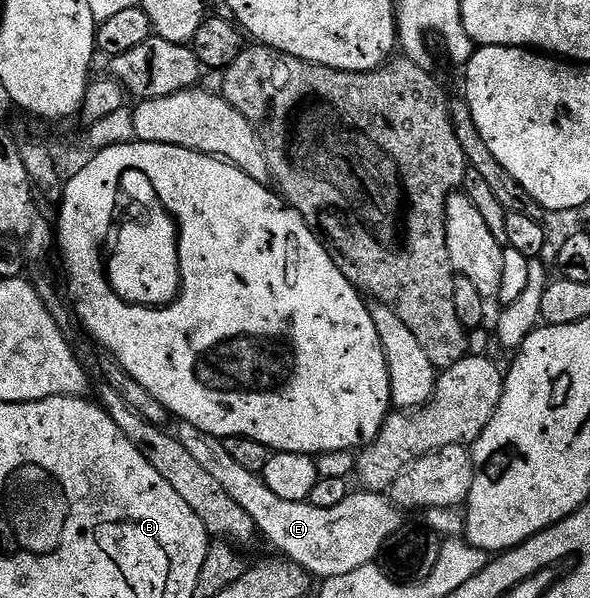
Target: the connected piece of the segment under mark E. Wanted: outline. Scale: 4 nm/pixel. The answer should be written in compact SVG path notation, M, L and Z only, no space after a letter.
M181 424L179 428L180 430L175 430L174 436L180 440L182 447L186 447L186 451L190 451L190 455L194 455L195 461L217 483L222 483L226 495L230 495L230 499L234 499L234 503L238 503L238 507L242 507L242 511L246 511L246 515L250 515L250 519L254 519L257 532L262 537L264 535L282 552L279 554L282 554L287 560L298 563L313 578L325 581L338 575L350 574L352 571L358 570L359 567L373 564L381 556L389 538L401 532L400 516L402 516L402 510L399 505L392 501L391 496L384 493L369 493L367 491L356 493L356 491L352 491L349 492L346 499L342 499L342 503L338 503L338 507L314 507L309 505L307 501L282 499L278 495L274 495L274 491L270 491L270 487L264 482L261 474L246 471L226 451L221 438L198 431L198 427L193 425Z

